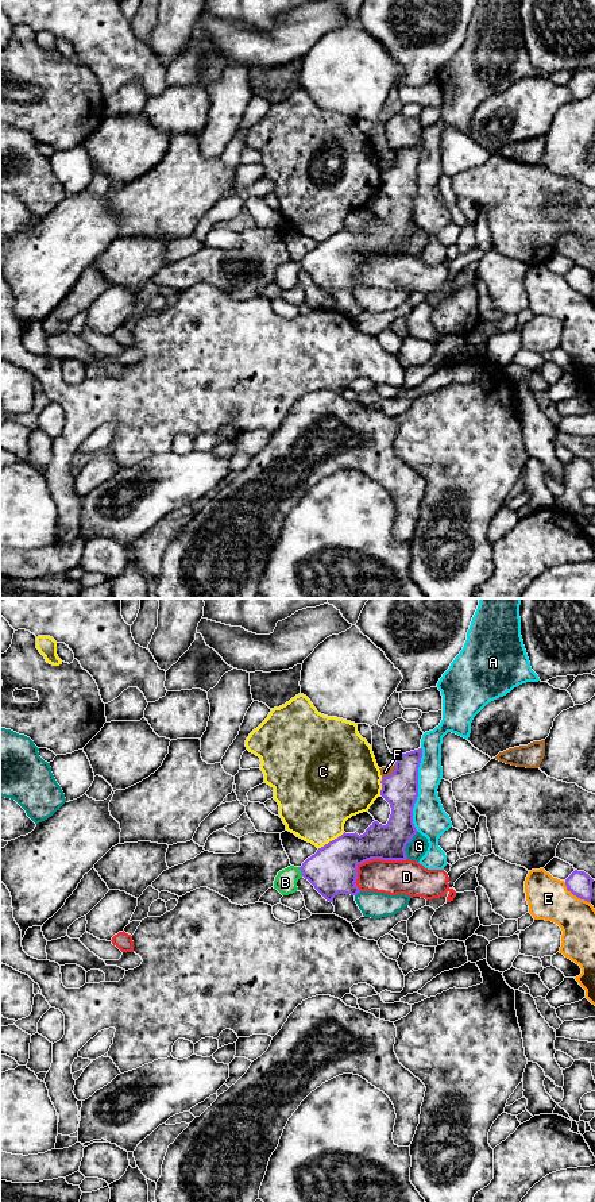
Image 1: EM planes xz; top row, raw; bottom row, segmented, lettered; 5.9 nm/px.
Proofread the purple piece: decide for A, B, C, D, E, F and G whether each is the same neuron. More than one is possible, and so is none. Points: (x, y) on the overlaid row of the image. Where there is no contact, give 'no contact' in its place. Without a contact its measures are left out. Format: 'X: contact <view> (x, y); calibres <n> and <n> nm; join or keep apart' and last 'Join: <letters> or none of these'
A: contact xz (417, 789); calibres 220 and 200 nm; keep apart
B: contact xz (301, 871); calibres 300 and 130 nm; join
C: contact xz (332, 840); calibres 300 and 440 nm; keep apart
D: contact xz (374, 858); calibres 280 and 200 nm; keep apart
E: contact xz (575, 894); calibres 150 and 260 nm; keep apart
F: contact xz (391, 773); calibres 220 and 60 nm; keep apart
G: contact xz (406, 843); calibres 220 and 110 nm; keep apart
Join: B

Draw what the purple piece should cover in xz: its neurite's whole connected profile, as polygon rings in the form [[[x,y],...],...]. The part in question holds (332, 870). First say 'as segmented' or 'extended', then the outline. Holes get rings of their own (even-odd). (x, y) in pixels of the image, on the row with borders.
extended; [[[422,748],[397,756],[395,770],[382,777],[380,795],[390,804],[391,814],[386,825],[374,821],[363,835],[343,833],[337,839],[318,848],[314,855],[308,858],[301,867],[290,866],[278,872],[274,889],[282,895],[293,894],[298,890],[300,878],[308,879],[314,889],[329,902],[333,904],[336,894],[356,895],[360,893],[356,886],[358,866],[371,859],[406,860],[406,844],[418,832],[413,824],[413,808],[418,797],[418,767],[422,758]]]

